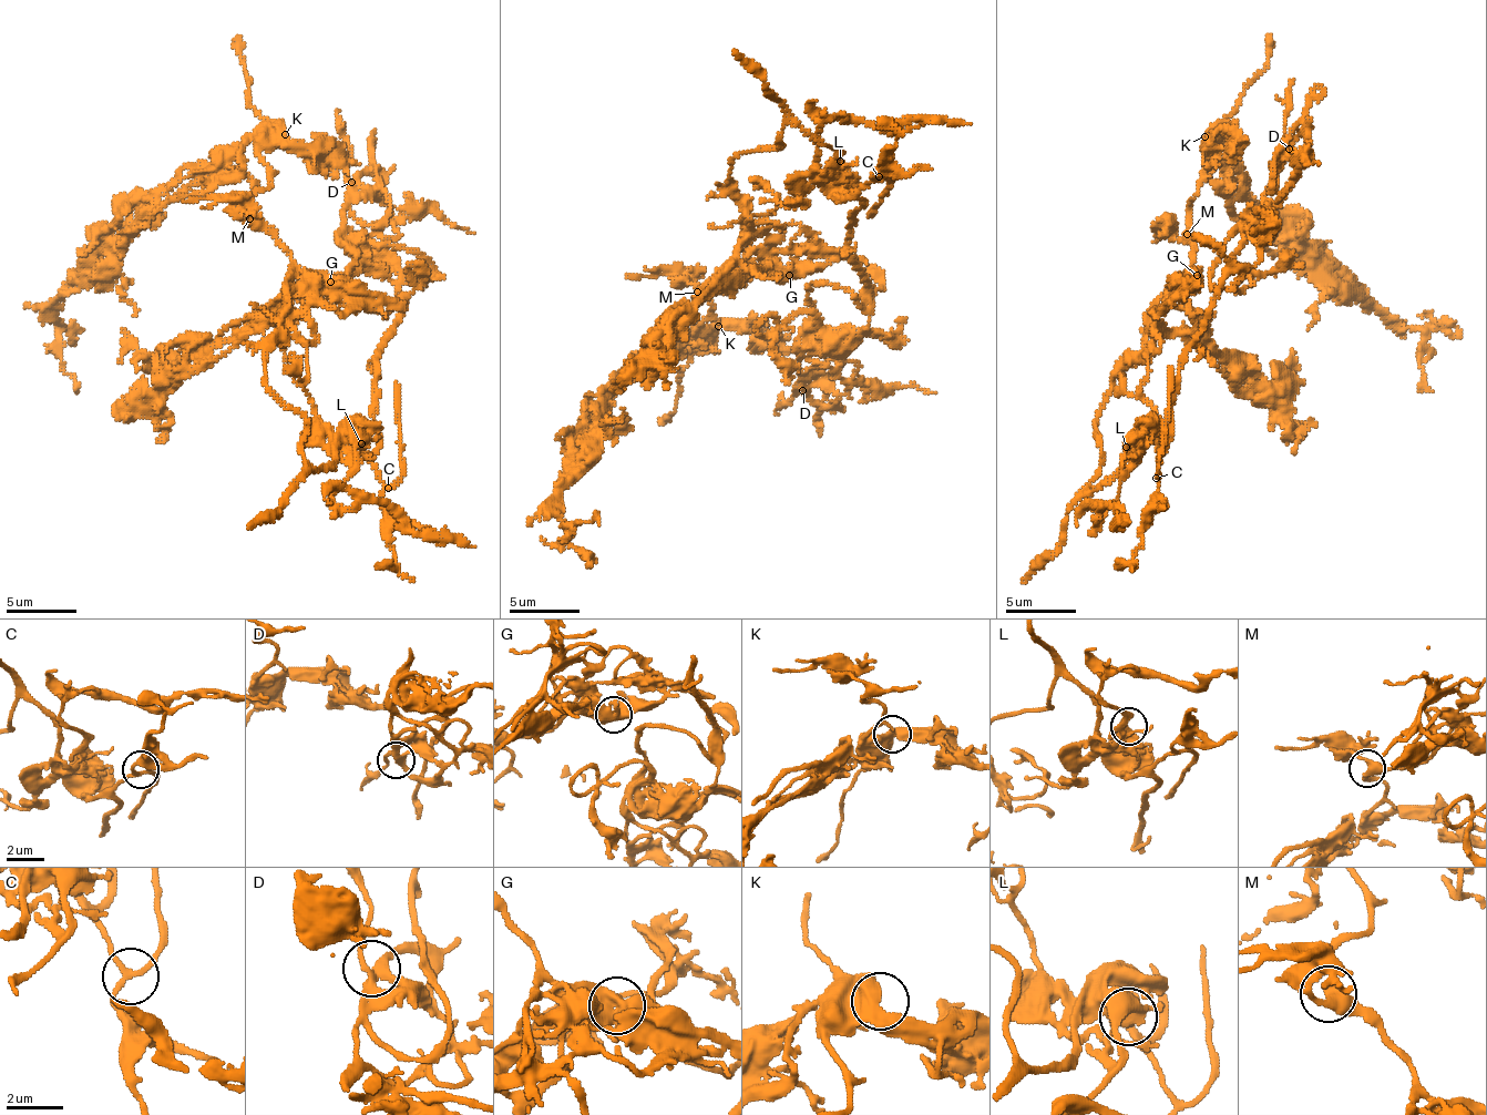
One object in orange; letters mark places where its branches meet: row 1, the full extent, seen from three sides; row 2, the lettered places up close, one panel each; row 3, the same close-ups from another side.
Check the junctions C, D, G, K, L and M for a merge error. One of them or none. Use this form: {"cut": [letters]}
{"cut": []}

